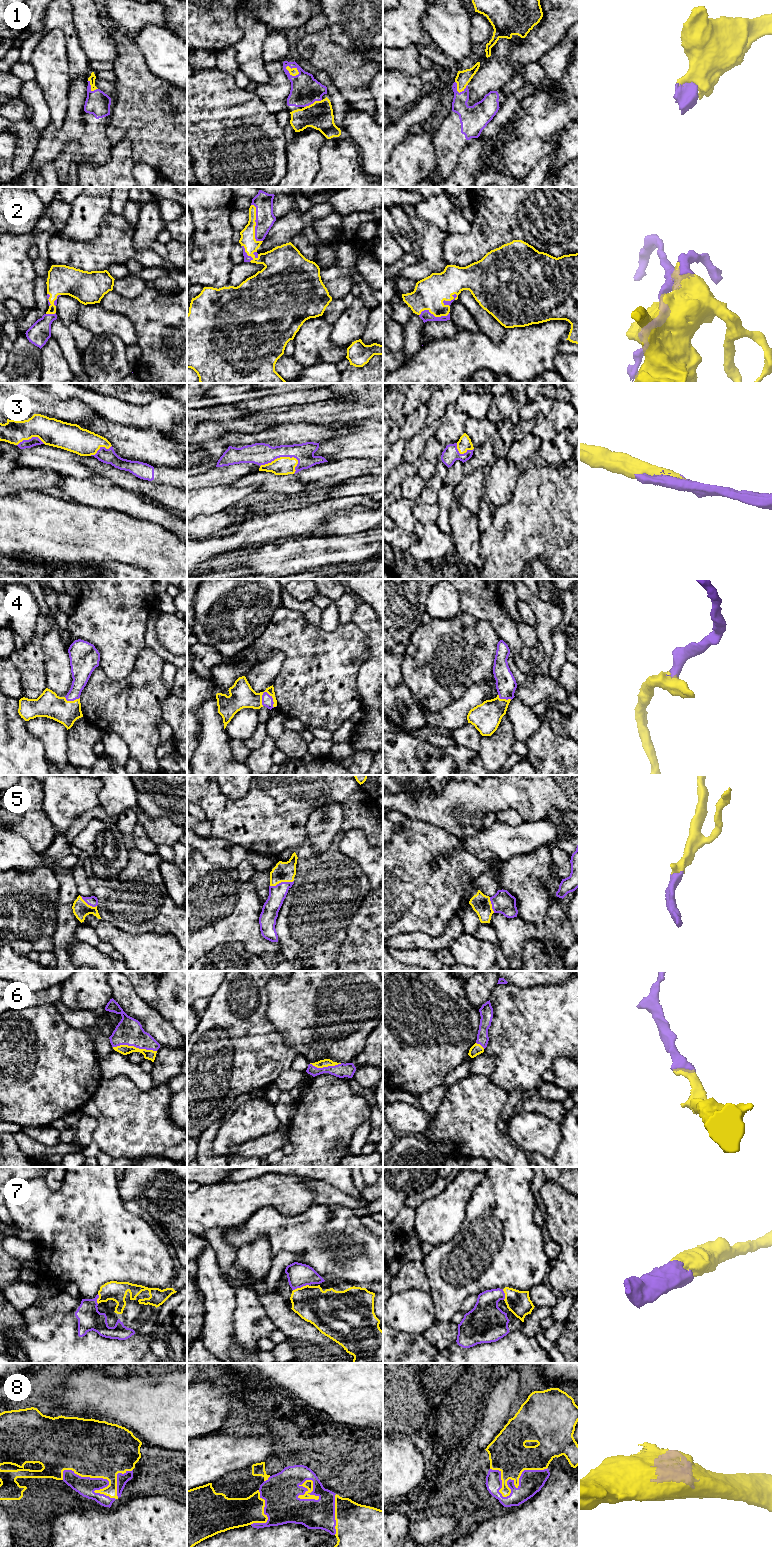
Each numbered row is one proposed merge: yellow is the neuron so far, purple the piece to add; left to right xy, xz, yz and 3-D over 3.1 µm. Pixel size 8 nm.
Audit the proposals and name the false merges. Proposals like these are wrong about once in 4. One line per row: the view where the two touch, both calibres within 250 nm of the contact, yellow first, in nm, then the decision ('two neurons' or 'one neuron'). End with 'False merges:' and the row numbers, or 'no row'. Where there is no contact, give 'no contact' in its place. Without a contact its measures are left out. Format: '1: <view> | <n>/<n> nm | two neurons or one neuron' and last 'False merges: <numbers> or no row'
1: xz | 60/240 nm | one neuron
2: xz | 120/150 nm | one neuron
3: xz | 140/180 nm | one neuron
4: xz | 190/90 nm | one neuron
5: xz | 160/140 nm | one neuron
6: xy | 80/220 nm | one neuron
7: xz | 300/190 nm | one neuron
8: yz | 300/190 nm | one neuron
False merges: no row

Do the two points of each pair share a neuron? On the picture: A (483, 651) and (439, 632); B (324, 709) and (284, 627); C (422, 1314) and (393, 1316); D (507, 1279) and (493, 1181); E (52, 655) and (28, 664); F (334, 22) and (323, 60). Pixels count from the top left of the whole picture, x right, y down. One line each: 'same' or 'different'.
A: same
B: same
C: same
D: same
E: different
F: different

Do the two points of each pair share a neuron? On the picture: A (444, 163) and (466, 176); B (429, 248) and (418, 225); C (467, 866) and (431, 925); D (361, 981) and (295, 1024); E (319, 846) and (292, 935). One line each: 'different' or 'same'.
A: different
B: same
C: same
D: same
E: different

